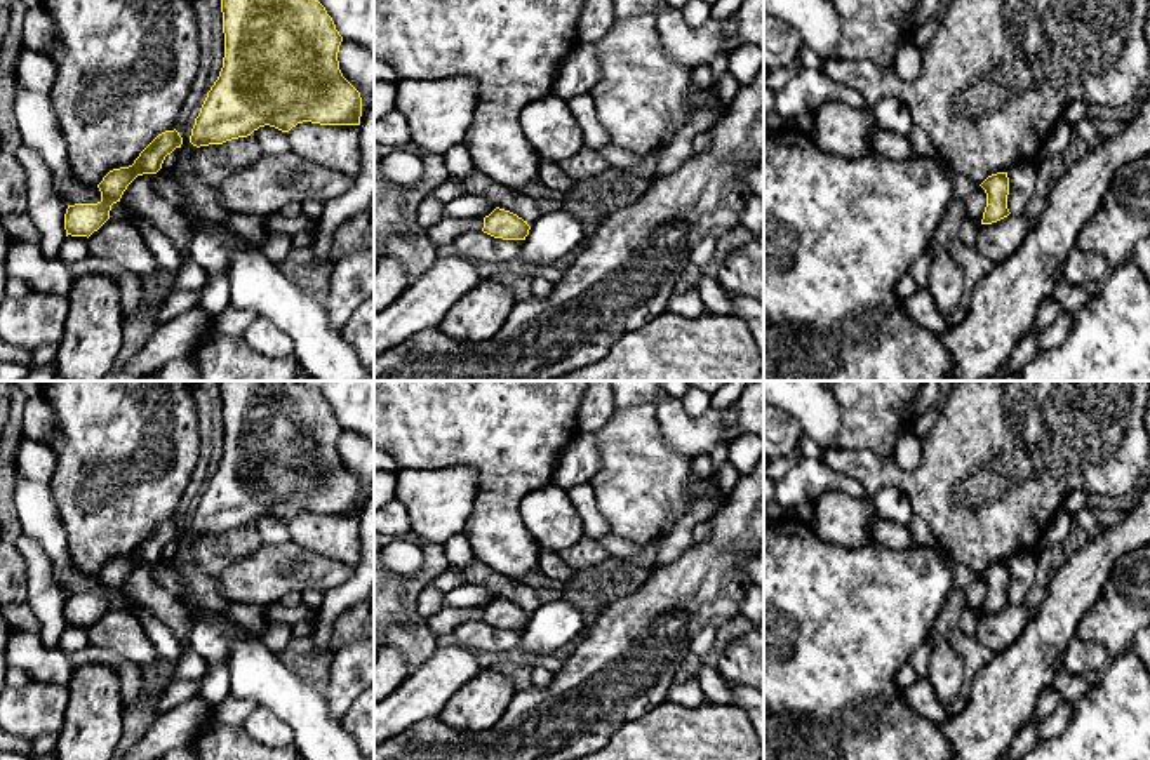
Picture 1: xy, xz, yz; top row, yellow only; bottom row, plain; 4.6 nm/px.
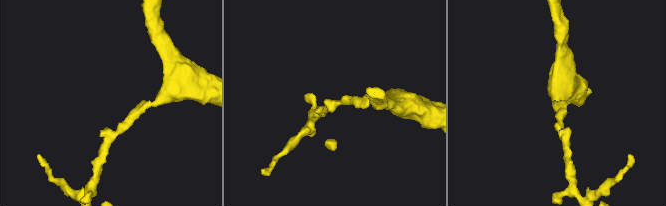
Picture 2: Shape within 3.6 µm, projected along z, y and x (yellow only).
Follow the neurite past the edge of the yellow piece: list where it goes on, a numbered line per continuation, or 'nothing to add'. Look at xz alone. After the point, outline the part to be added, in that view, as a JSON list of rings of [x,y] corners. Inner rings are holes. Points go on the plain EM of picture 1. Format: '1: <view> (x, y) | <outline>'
nothing to add

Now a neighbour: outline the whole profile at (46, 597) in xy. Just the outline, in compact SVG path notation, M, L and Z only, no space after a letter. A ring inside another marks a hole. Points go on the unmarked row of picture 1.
M24 532L14 543L26 563L28 605L40 621L42 643L56 649L66 628L66 591L52 574L52 563L40 544Z

